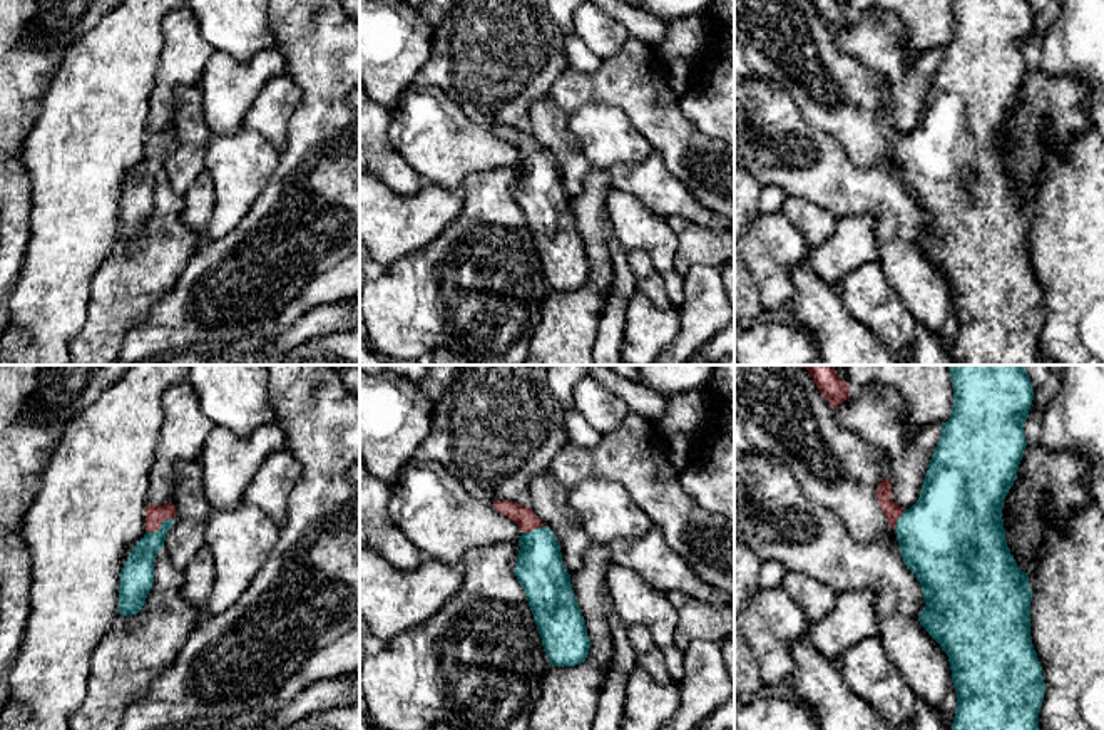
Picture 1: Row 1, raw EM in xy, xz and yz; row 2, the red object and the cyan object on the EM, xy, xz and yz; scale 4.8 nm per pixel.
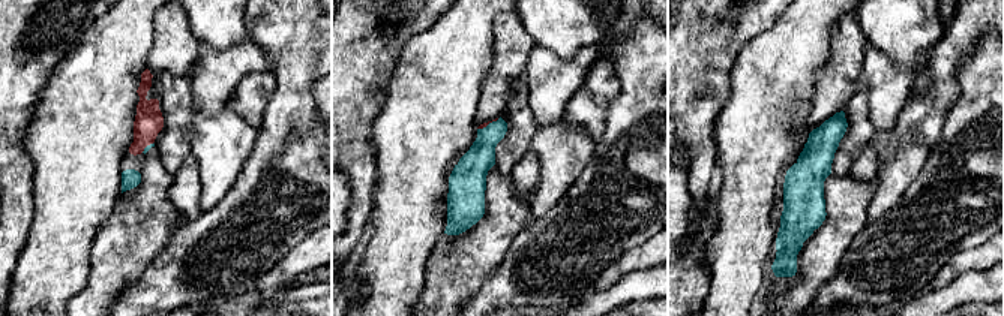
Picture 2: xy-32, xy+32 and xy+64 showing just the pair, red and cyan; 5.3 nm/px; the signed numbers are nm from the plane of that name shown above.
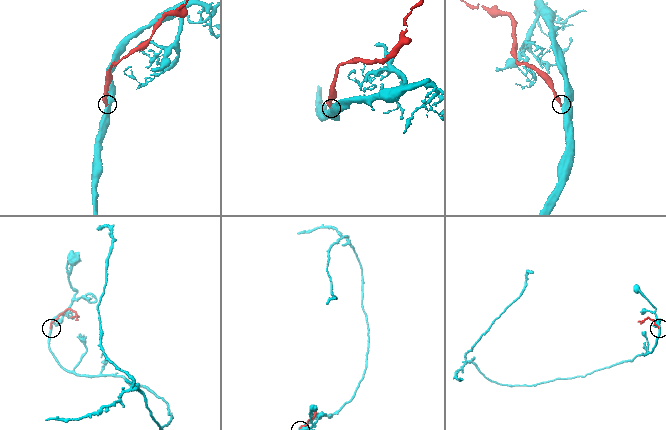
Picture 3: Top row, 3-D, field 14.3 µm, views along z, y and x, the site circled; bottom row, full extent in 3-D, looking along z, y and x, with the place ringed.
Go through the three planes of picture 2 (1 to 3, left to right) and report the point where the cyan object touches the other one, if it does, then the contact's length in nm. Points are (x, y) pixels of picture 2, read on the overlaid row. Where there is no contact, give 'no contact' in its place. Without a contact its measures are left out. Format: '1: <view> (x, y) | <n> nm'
1: xy-32 (146, 146) | 80 nm
2: xy+32 (488, 123) | 130 nm
3: no contact

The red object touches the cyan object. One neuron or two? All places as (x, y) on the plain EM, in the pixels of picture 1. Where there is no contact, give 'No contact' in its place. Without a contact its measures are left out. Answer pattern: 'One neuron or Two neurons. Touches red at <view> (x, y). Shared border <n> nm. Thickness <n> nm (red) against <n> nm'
One neuron. Touches red at xy (159, 151). Shared border 150 nm. Thickness 100 nm (red) against 160 nm

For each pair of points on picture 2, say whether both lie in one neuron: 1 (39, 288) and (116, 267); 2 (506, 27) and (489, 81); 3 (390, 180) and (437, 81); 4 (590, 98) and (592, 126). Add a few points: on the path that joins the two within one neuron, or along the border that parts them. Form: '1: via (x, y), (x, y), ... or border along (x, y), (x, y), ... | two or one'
1: border along (93, 240), (87, 282), (68, 300) | two
2: via (506, 41), (506, 65), (503, 68) | one
3: via (414, 156), (417, 138), (426, 125), (431, 105) | one
4: via (590, 105), (592, 119) | one

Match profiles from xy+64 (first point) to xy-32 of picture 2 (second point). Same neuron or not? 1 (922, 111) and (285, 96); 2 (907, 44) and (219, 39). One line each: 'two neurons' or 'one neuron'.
1: two neurons
2: one neuron

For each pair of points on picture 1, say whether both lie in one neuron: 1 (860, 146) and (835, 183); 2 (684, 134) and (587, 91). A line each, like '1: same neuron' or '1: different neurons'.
1: different neurons
2: same neuron

